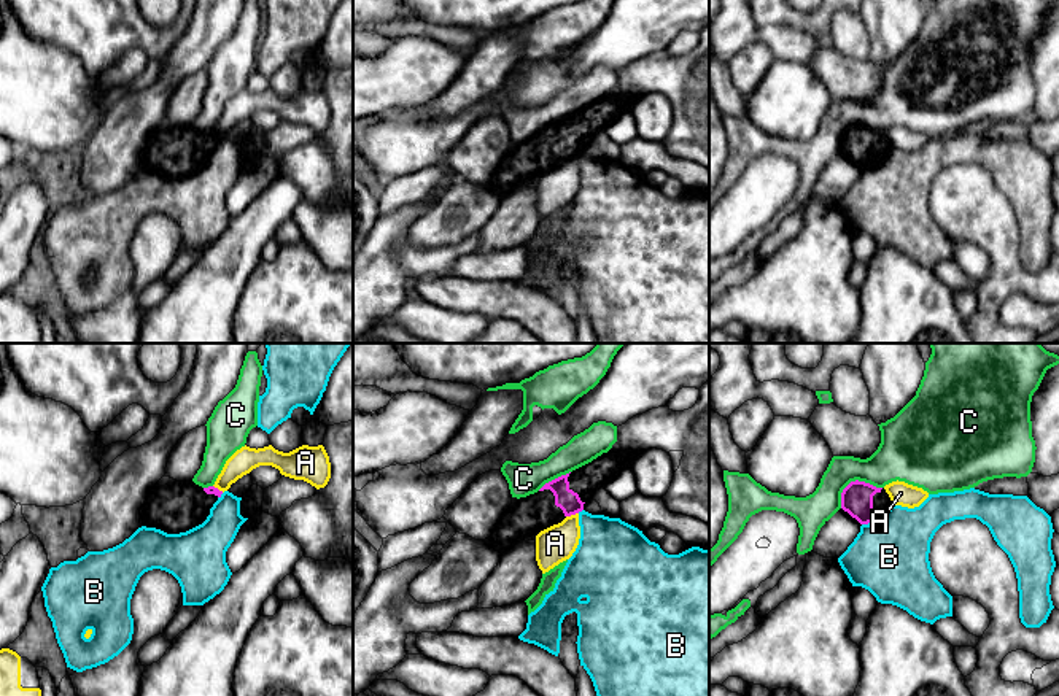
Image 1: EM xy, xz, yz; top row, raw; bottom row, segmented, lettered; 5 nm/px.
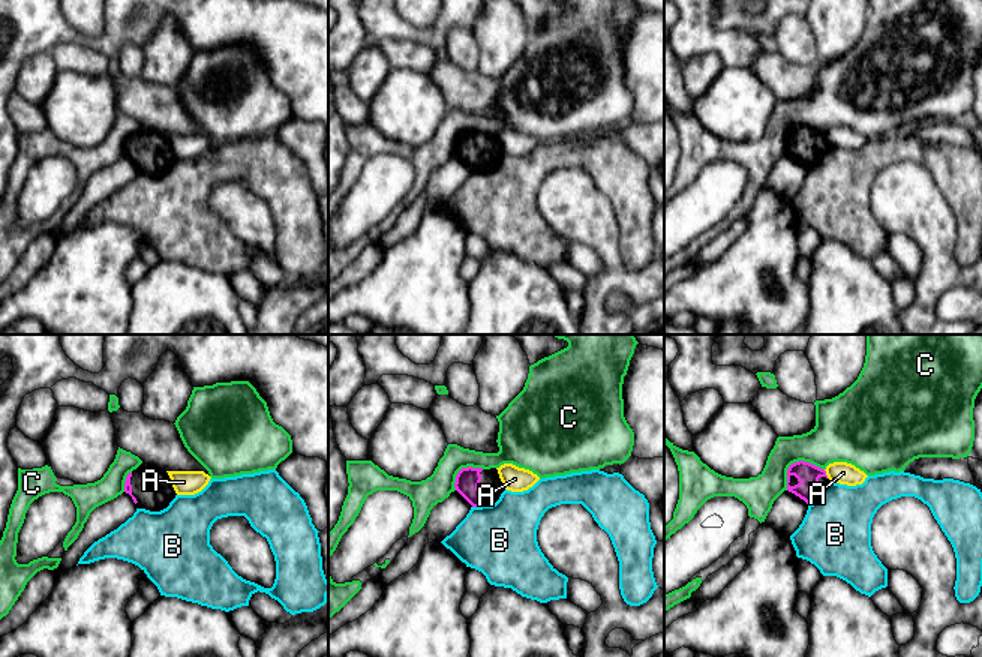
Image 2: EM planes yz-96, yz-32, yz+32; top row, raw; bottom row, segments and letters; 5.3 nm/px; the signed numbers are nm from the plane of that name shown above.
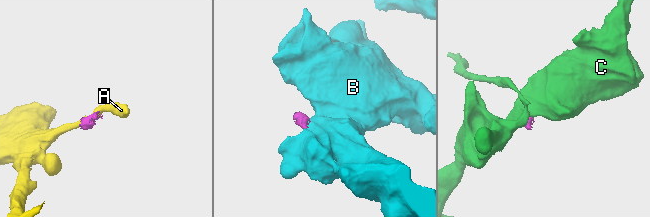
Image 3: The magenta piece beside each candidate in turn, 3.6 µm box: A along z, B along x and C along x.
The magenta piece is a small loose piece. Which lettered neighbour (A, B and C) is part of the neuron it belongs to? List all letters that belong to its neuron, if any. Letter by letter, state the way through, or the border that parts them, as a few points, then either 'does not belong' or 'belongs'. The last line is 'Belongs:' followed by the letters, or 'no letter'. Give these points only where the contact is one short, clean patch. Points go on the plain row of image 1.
A: border along xz (577, 156), (566, 161); does not belong
B: border along yz (873, 164), (862, 169); does not belong
C: border along yz (881, 131), (853, 124), (841, 137), (840, 151); does not belong
Belongs: no letter

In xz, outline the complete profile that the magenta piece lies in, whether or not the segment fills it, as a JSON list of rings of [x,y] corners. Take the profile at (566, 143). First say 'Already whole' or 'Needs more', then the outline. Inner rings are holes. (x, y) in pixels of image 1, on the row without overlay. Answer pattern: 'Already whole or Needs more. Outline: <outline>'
Needs more. Outline: [[[607,95],[571,118],[545,127],[534,138],[512,141],[509,154],[483,186],[502,199],[525,181],[537,180],[566,160],[582,156],[592,138],[604,132],[617,116],[630,113],[636,100],[630,95]]]

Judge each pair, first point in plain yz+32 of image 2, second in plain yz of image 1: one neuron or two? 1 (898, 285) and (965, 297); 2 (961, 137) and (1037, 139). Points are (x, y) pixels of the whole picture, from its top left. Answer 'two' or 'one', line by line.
1: one
2: two

